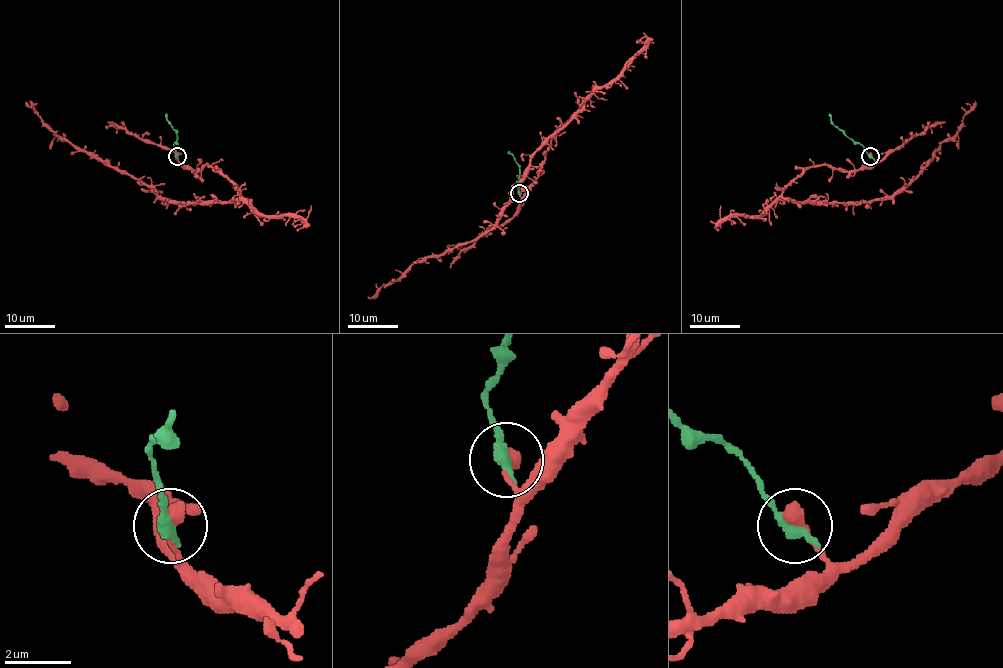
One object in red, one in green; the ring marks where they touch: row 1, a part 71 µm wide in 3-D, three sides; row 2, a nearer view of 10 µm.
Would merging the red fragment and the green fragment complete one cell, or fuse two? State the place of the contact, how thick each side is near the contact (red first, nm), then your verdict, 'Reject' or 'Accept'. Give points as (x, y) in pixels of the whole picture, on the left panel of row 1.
Place: (177, 156). Thickness 380 nm (red) against 400 nm. Reject

